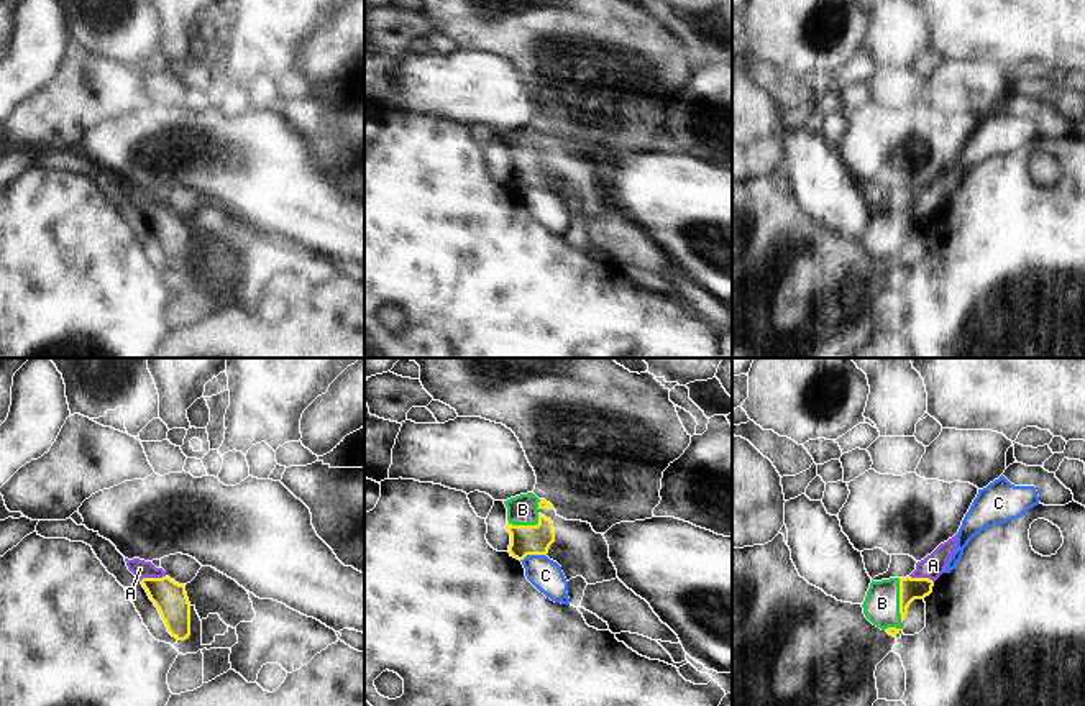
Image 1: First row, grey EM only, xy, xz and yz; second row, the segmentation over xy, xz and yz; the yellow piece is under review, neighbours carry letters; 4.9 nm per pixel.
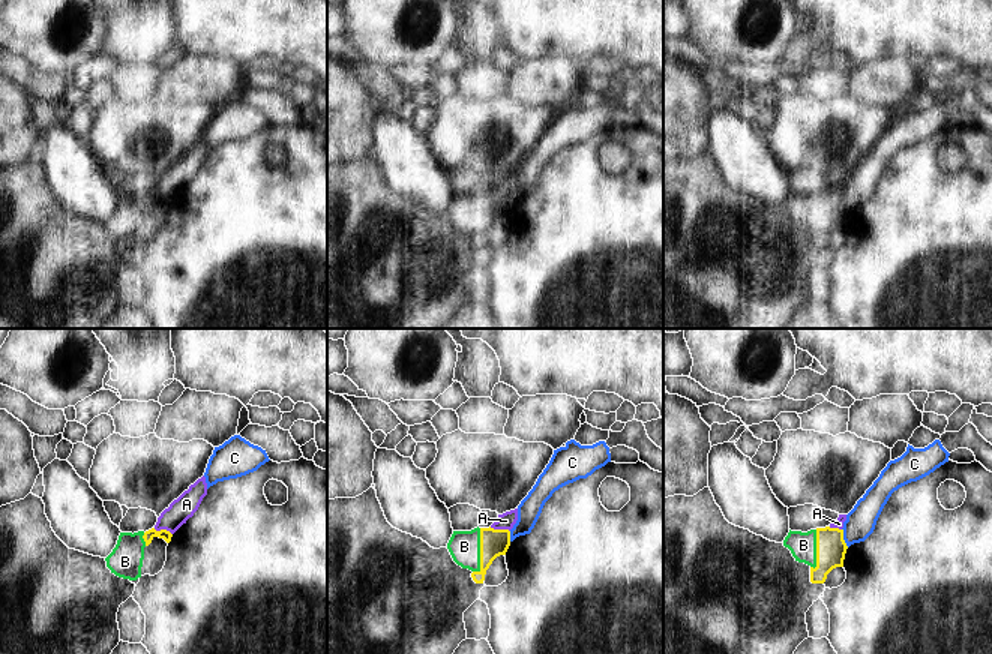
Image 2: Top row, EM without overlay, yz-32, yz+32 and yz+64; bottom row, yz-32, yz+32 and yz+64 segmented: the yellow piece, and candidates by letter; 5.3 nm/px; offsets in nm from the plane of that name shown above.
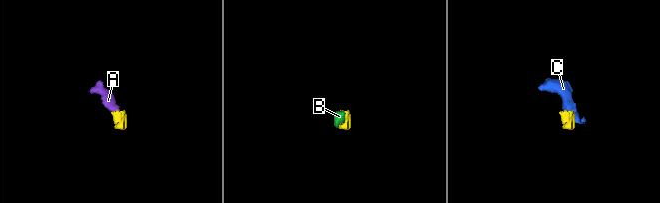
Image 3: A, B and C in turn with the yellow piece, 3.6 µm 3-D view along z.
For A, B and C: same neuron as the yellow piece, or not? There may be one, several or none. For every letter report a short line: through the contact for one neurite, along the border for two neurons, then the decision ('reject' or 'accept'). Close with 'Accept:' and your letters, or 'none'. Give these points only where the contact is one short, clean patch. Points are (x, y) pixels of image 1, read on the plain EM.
A: xy (171, 232), (151, 210), (140, 201) | accept
B: yz (910, 220), (900, 232), (882, 235) | accept
C: xz (545, 186), (527, 186), (521, 192) | reject
Accept: A, B

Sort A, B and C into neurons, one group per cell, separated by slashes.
A B / C

